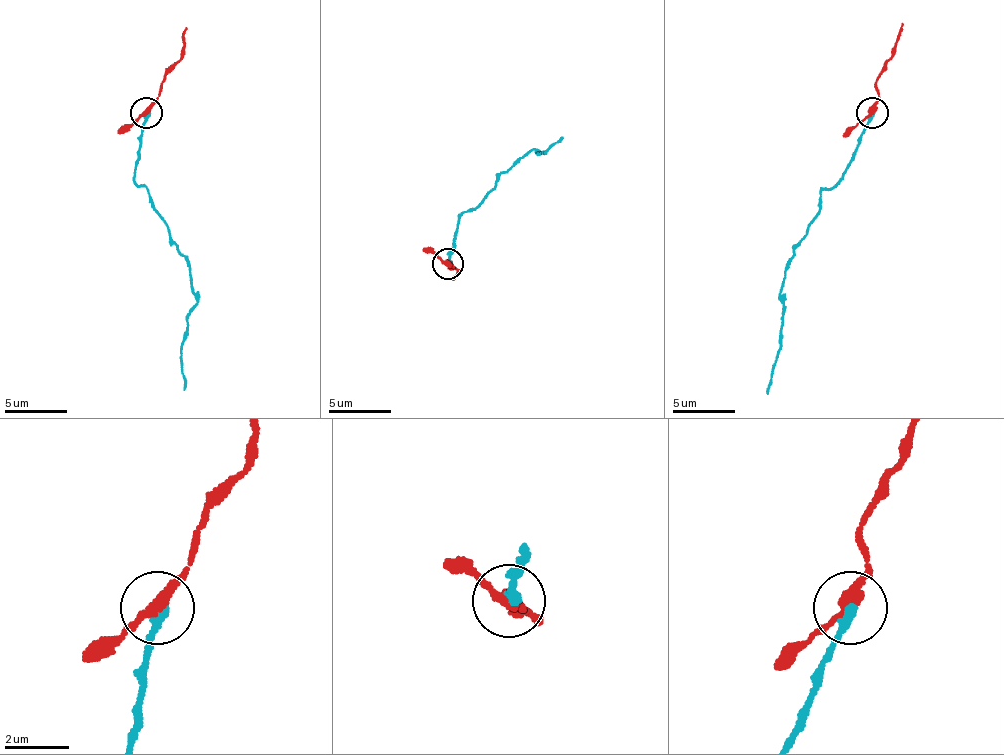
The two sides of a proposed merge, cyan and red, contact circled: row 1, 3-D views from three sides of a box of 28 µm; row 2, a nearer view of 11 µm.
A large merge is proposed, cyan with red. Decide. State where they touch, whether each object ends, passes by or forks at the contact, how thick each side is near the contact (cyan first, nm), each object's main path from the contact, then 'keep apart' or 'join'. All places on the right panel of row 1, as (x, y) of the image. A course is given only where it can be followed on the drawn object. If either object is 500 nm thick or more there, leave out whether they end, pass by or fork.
place (872, 113); cyan ends; red passes by; calibres 300 and 320 nm; course cyan (872, 113), (841, 180), (820, 195), (818, 214), (784, 274), (780, 353), (767, 394); course red (872, 113), (877, 97), (876, 78), (891, 55), (902, 23); keep apart

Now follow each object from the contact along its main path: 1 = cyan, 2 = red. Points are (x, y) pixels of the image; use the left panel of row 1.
1: (147, 113), (134, 177), (148, 192), (153, 211), (168, 226), (190, 271), (195, 309), (182, 350), (185, 390)
2: (147, 113), (158, 98), (163, 79), (180, 58), (188, 27)

